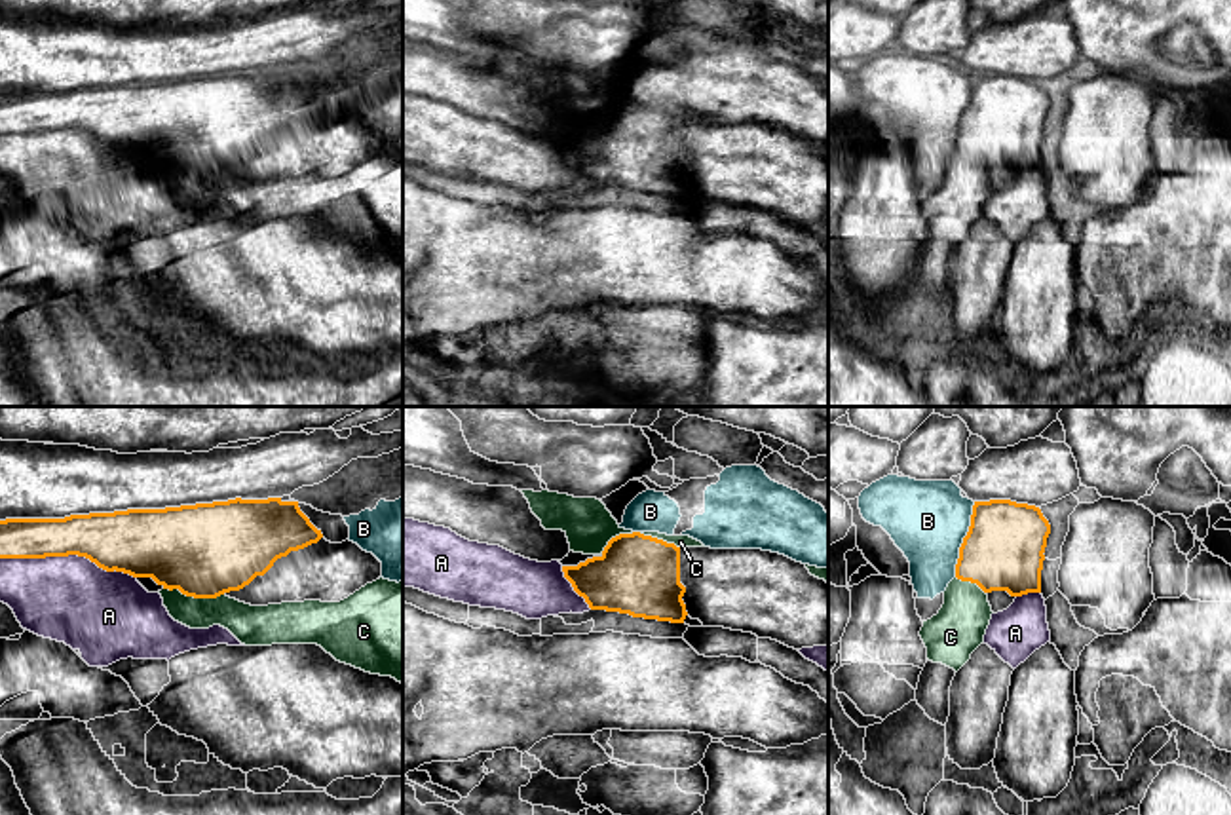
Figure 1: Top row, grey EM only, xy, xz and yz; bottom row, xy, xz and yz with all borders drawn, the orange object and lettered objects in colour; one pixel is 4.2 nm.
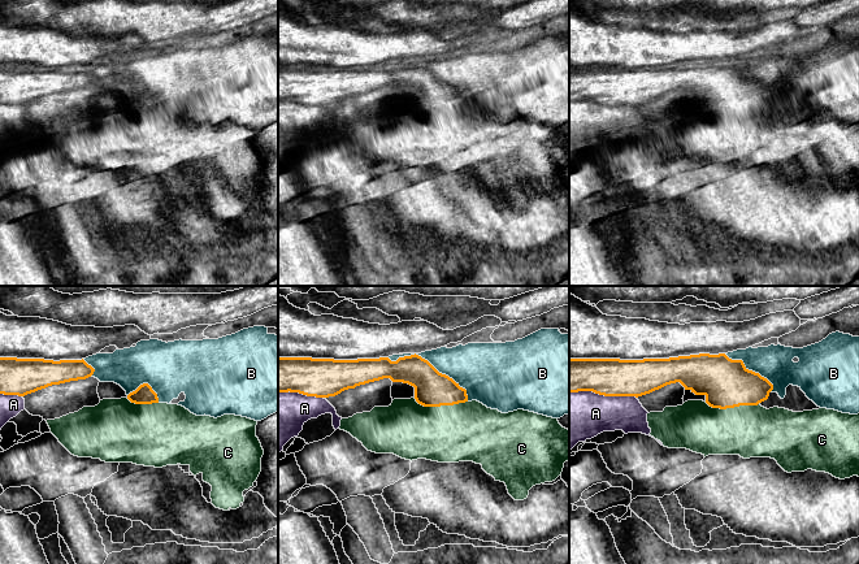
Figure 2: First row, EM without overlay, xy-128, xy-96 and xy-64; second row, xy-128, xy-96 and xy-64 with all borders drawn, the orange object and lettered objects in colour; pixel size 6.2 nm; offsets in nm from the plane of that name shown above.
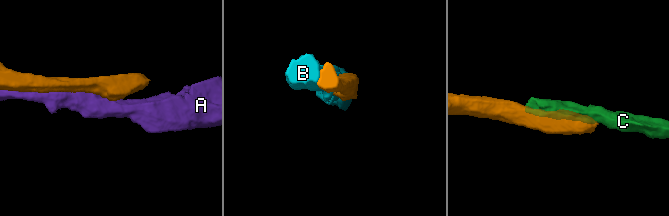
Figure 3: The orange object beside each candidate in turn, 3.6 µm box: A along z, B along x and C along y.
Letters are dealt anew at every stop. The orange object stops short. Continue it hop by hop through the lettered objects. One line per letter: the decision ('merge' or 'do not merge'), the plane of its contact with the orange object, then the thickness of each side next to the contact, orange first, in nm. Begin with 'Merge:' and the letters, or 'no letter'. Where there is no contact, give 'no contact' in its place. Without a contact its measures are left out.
Merge: no letter
A: do not merge; contact in xy; calibres 260 and 360 nm
B: do not merge; contact in yz; calibres 340 and 340 nm
C: do not merge; contact in xy; calibres 400 and 150 nm

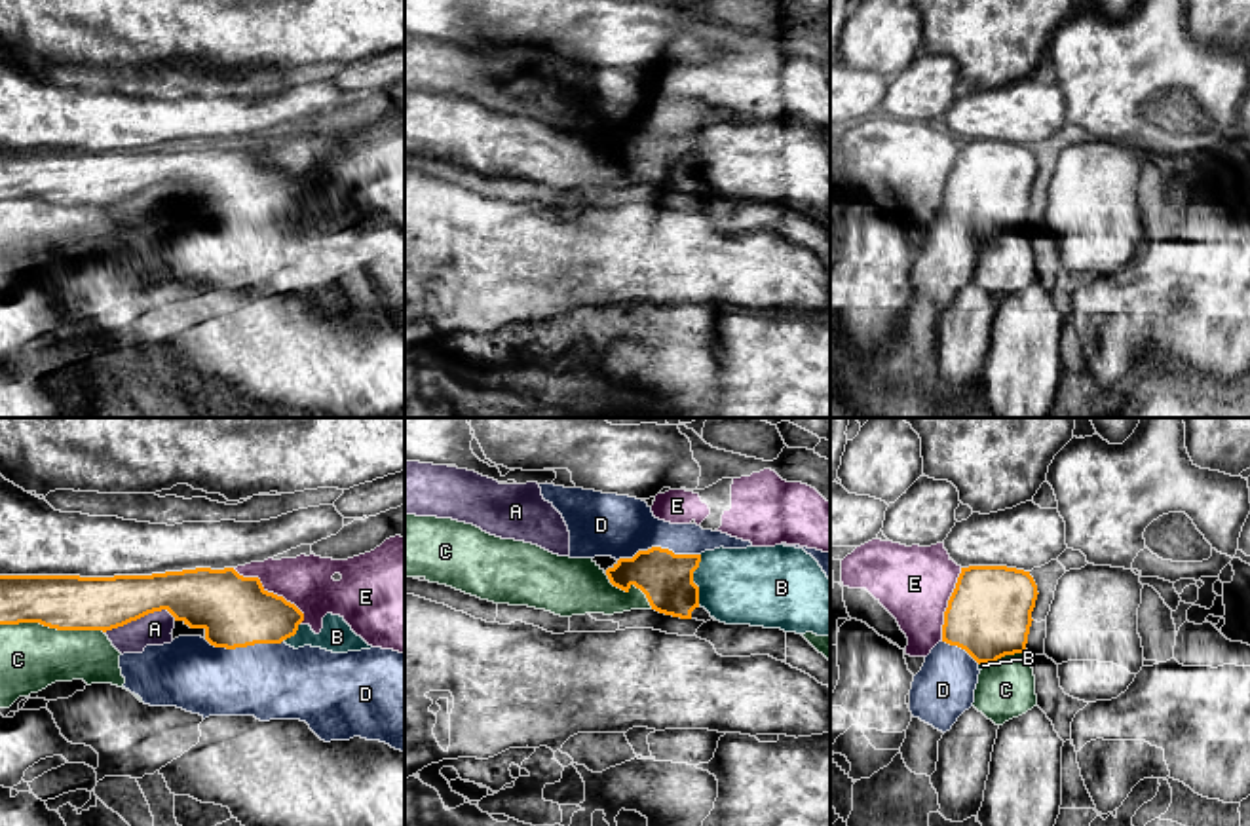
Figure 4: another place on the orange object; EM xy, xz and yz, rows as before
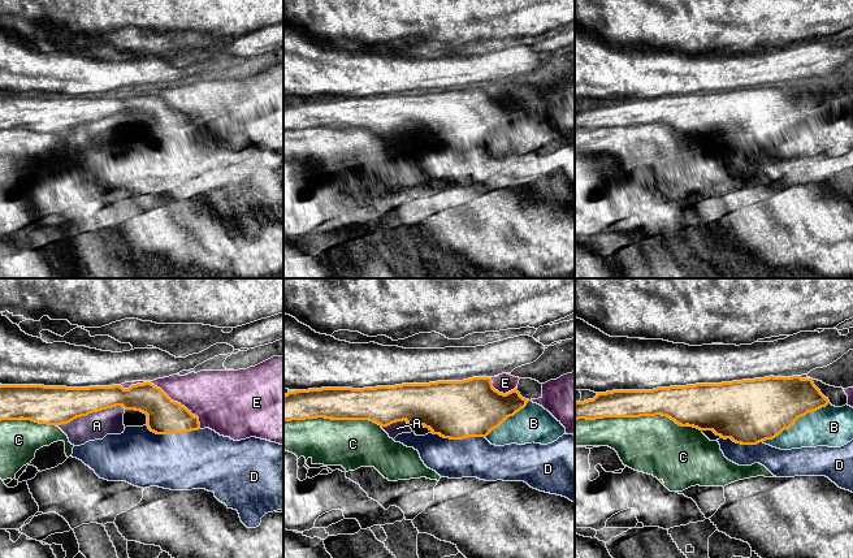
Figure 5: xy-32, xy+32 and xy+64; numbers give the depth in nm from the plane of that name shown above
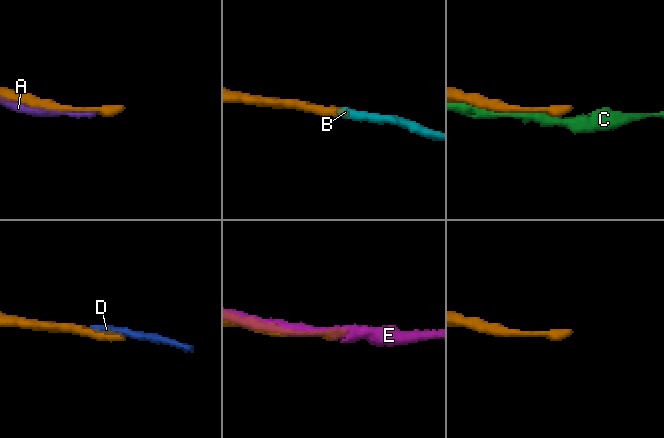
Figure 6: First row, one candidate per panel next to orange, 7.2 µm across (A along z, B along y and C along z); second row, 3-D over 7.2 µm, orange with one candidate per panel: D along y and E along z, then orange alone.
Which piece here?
Merge: B
A: do not merge; contact in xy; calibres 220 and 140 nm
B: merge; contact in xz; calibres 220 and 320 nm
C: do not merge; contact in xy; calibres 240 and 280 nm
D: do not merge; contact in xz; calibres 220 and 280 nm
E: do not merge; contact in xy; calibres 300 and 220 nm

